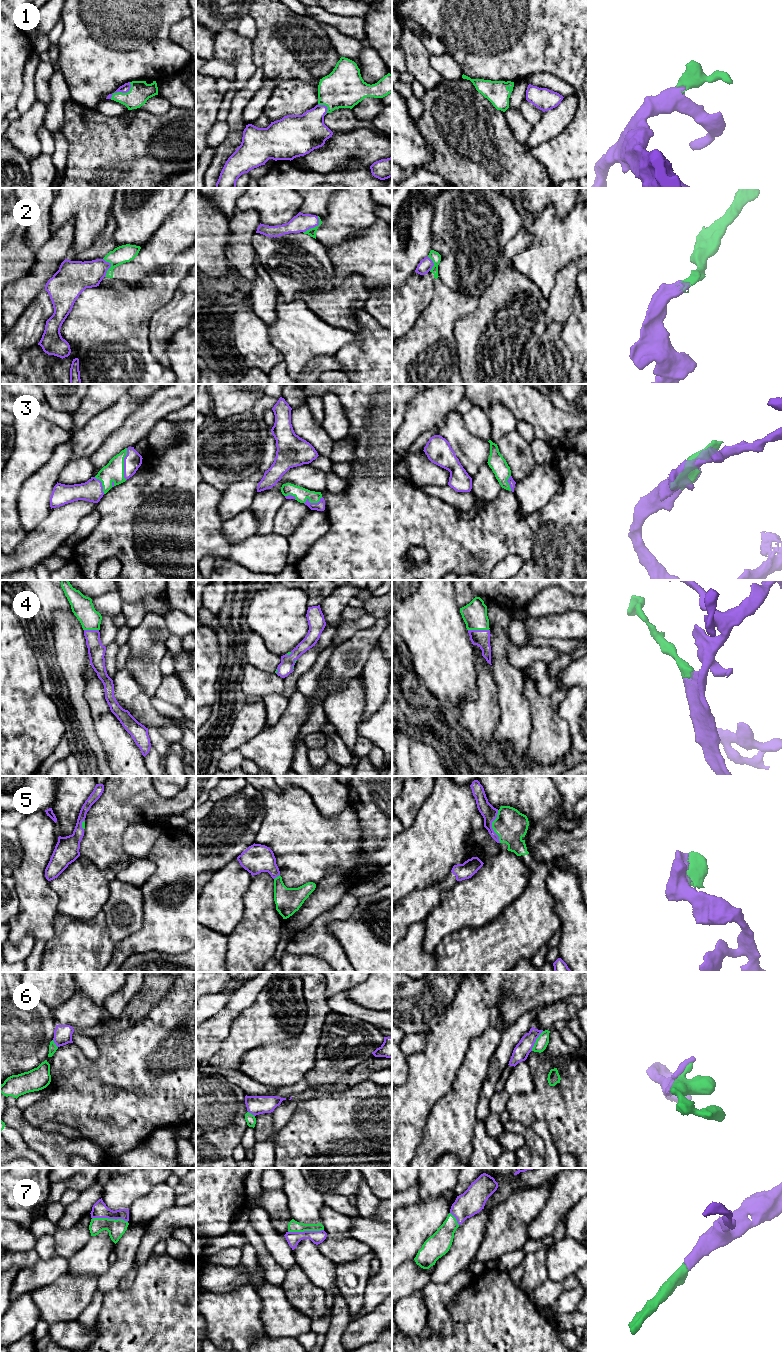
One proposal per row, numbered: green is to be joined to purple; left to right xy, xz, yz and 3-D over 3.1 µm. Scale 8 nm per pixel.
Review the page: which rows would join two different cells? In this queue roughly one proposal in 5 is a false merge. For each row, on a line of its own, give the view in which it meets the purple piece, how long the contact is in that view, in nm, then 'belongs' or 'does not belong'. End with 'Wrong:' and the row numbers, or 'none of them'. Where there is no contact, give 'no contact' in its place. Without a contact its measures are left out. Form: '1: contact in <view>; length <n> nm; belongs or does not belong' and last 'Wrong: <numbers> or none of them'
1: contact in xy; length 220 nm; belongs
2: contact in xz; length 180 nm; belongs
3: contact in xy; length 260 nm; belongs
4: contact in yz; length 170 nm; belongs
5: contact in yz; length 260 nm; belongs
6: contact in yz; length 190 nm; does not belong
7: contact in xy; length 280 nm; belongs
Wrong: 6

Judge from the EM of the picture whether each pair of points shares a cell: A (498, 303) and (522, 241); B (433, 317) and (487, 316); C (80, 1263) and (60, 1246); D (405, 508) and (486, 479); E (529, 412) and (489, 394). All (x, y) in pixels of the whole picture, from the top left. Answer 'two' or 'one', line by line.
A: one
B: two
C: two
D: two
E: one

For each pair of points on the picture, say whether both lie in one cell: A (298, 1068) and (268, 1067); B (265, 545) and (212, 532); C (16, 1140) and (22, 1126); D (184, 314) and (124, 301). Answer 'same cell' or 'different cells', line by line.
A: same cell
B: same cell
C: different cells
D: different cells

